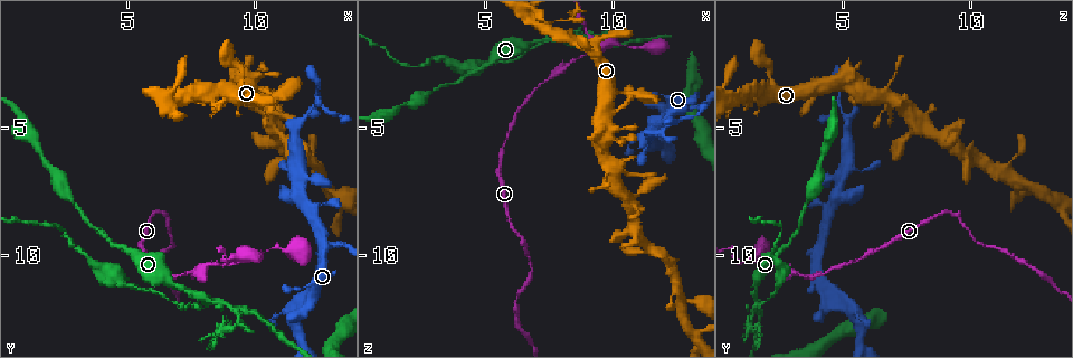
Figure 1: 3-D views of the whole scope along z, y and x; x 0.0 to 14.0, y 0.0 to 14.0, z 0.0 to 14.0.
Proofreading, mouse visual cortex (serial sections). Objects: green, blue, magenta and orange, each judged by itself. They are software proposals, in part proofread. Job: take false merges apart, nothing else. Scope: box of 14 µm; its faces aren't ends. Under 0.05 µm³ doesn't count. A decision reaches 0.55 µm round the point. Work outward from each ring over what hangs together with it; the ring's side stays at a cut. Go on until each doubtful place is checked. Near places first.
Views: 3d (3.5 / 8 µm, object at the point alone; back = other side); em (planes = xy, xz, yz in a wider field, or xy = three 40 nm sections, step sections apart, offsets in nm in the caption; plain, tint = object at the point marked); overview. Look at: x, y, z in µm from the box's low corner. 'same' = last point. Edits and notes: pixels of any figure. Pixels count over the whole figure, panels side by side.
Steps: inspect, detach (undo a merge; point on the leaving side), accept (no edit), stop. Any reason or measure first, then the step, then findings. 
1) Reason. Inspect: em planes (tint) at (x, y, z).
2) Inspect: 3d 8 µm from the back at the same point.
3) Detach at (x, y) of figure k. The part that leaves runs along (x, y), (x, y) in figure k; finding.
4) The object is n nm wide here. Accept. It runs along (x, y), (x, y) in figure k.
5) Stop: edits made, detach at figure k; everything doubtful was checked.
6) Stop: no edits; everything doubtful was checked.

Three-way junction. Inspect: 3d 3.5 µm at (7.5, 11.4, 1.5).

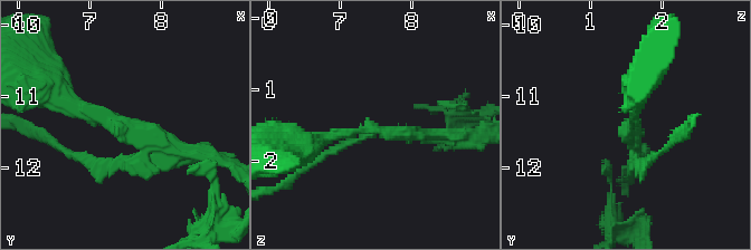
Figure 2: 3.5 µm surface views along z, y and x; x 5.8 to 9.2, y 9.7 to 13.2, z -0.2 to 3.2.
Accept. It runs along (67, 94), (143, 145), (135, 162), (102, 165) in figure 2; continuous, no second cell.

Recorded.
Three-way junction. Inspect: 3d 3.5 µm at (9.3, 12.2, 1.6).

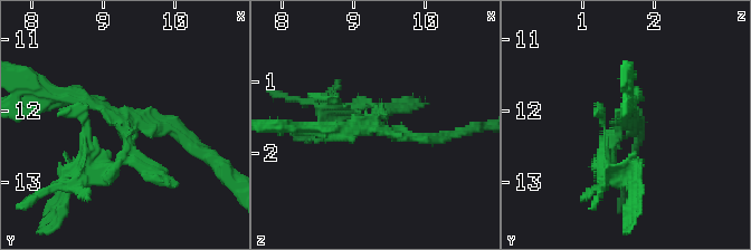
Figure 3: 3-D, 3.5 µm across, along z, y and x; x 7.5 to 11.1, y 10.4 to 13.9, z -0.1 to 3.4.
Shape alone is not enough. Inspect: em xy step 1 (tint) at (9.25, 12.15, 1.60).

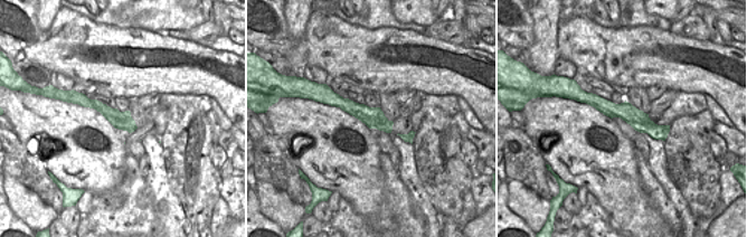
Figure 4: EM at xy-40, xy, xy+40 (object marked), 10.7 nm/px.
Accept. Continuous, no second cell.

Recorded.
A fork. Inspect: 3d 3.5 µm at (9.6, 9.9, 1.8).

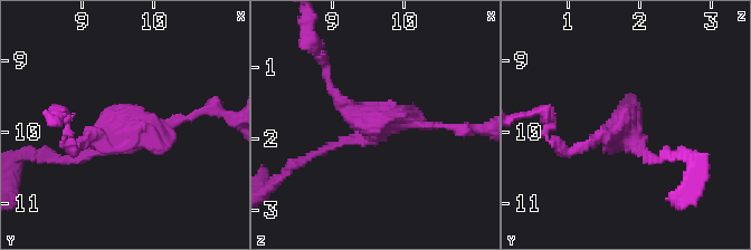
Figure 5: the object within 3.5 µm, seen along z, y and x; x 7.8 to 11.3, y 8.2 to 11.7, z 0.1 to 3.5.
3 arms meet here; the arms are 100, 150, 150 nm wide; shape alone is not enough. Inspect: em xy step 2 (tint) at (9.55, 10.00, 1.85).

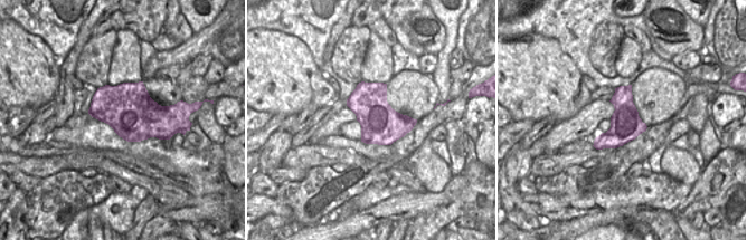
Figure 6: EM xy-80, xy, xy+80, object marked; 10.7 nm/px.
Inspect: em planes (tint) at the same point.

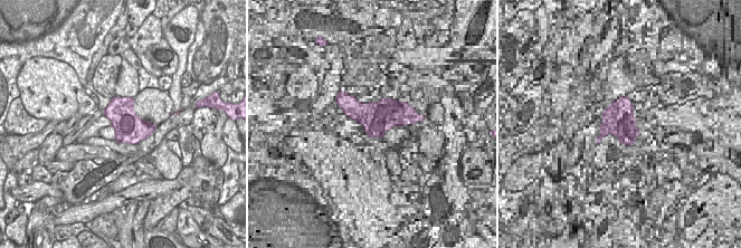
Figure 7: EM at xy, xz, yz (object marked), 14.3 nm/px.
Accept. One cell here.

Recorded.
Arms part here. Inspect: 3d 3.5 µm at (12.4, 4.1, 4.8).

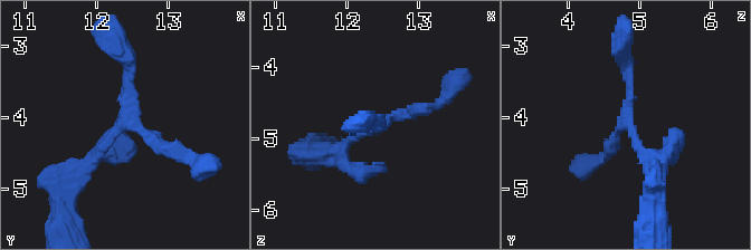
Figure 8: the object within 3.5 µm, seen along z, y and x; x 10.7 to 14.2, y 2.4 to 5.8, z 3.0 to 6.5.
Inspect: em xy step 3 (tint) at (12.40, 4.10, 4.85).

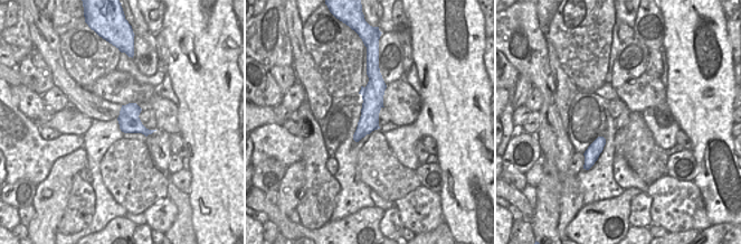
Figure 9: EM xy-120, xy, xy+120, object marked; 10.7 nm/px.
Accept. Continuous, no second cell.

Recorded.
Thin neck. Inspect: 3d 3.5 µm at (2.7, 9.1, 2.6).

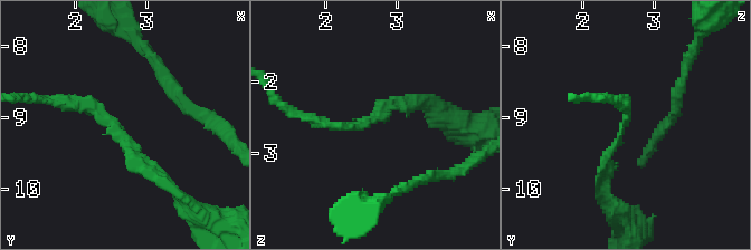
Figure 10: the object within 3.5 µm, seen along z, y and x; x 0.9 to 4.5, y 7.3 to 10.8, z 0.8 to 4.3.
The arms are 150, 150 nm wide; now the EM. Inspect: em xy step 3 (tint) at (2.65, 9.15, 2.55).

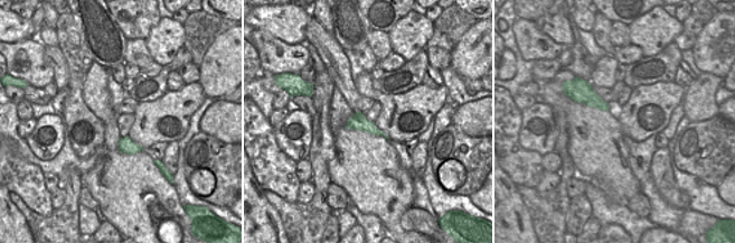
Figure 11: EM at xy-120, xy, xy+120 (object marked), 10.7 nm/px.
The object is 190 nm wide here. Accept. It runs along (160, 179), (115, 124), (54, 101) in figure 10; continuous, no second cell.

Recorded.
Stop: no edits; everything doubtful was checked.

